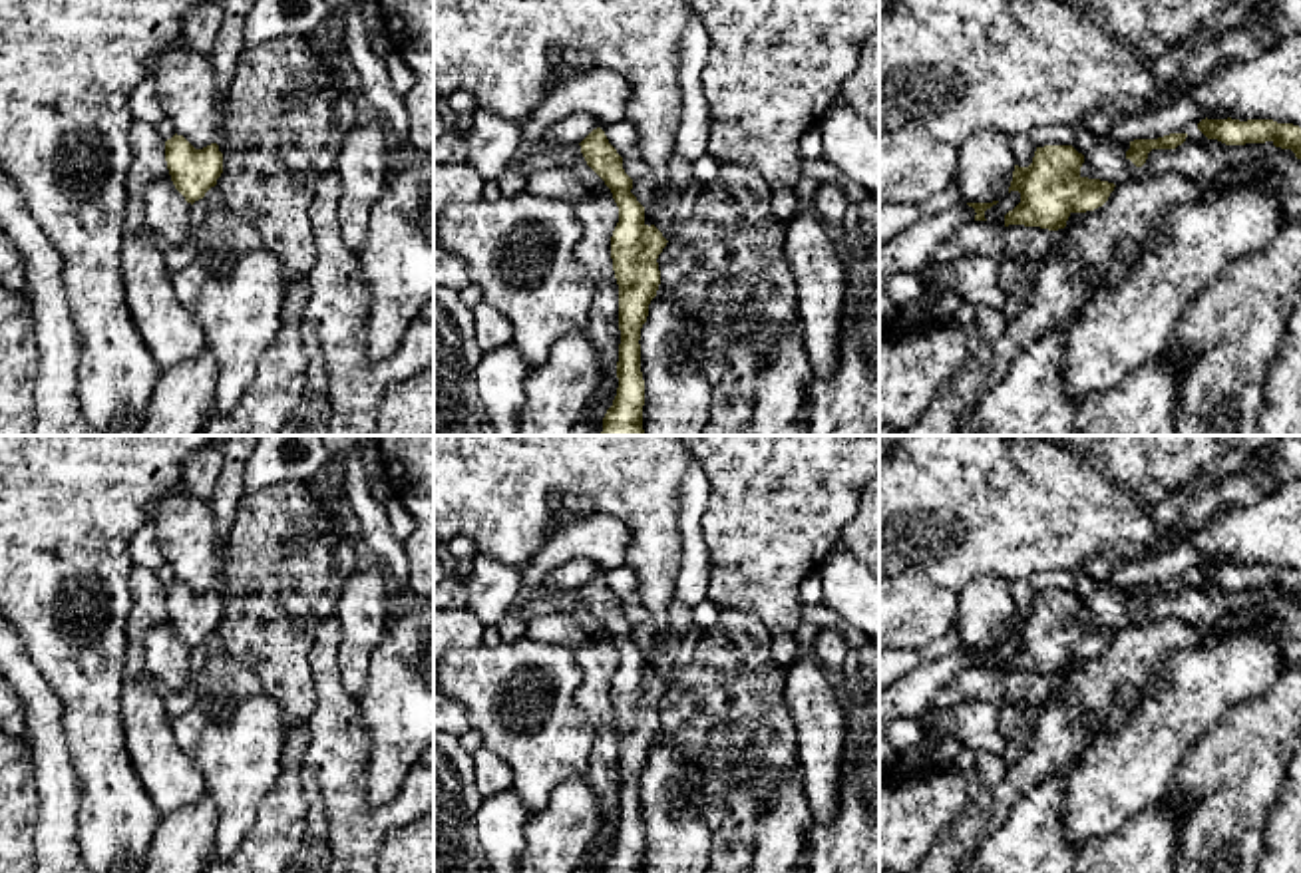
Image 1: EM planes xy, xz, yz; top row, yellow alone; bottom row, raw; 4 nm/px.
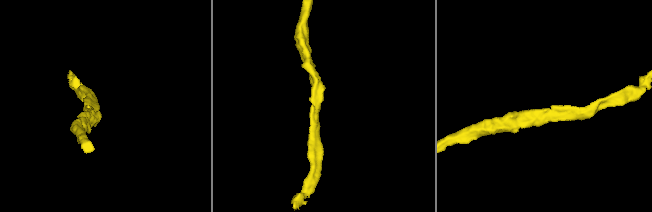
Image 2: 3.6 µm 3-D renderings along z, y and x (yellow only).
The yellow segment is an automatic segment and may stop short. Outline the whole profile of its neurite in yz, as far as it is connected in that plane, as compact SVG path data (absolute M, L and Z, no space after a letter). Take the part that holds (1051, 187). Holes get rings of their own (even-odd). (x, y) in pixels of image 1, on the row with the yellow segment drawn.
M1072 145L1036 147L1028 167L1015 165L1011 191L1021 193L1021 203L1005 215L1005 227L1024 225L1058 231L1072 213L1102 207L1114 183L1080 175L1084 155Z

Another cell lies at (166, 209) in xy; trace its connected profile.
M171 177L159 179L145 189L145 225L171 241L191 235L189 207L191 203L175 189Z

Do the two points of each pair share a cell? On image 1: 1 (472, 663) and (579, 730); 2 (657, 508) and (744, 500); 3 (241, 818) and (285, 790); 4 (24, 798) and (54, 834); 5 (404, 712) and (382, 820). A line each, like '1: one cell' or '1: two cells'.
1: one cell
2: two cells
3: two cells
4: two cells
5: two cells

